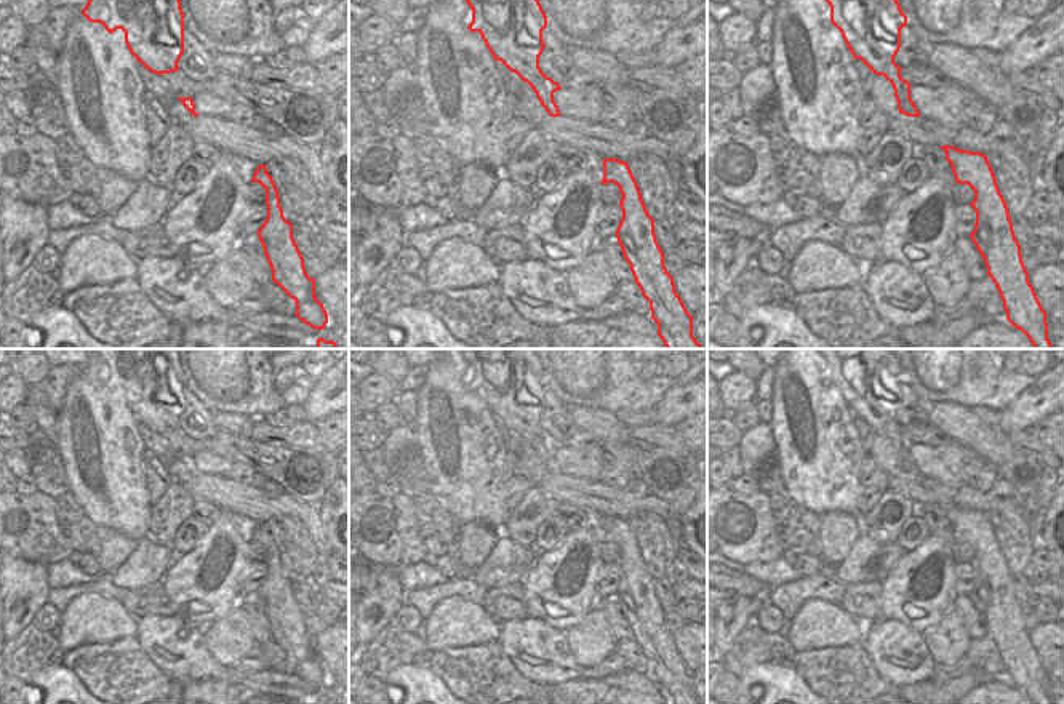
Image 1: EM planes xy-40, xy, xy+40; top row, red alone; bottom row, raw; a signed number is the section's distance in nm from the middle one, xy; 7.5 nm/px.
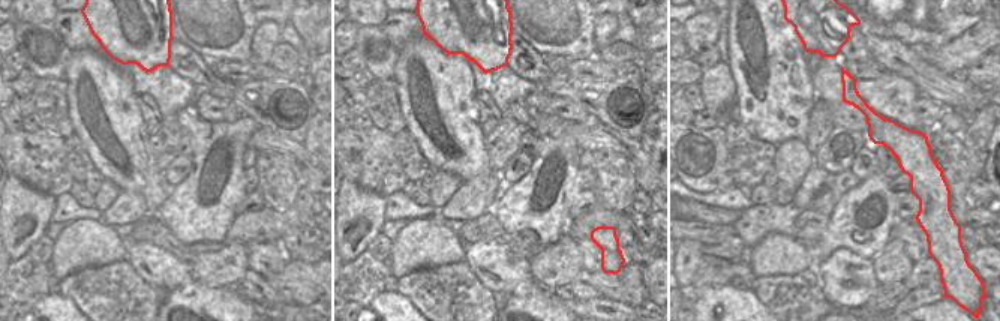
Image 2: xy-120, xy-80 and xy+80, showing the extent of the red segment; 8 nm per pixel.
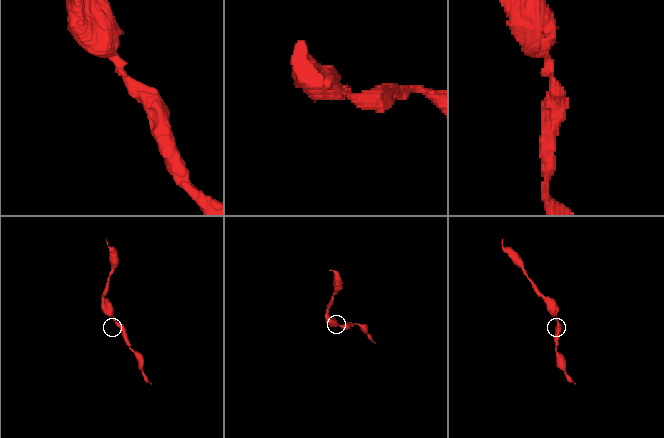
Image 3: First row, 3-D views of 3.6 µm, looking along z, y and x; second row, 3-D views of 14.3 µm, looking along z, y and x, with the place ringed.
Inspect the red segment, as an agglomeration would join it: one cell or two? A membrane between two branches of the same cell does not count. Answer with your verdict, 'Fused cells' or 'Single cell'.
Single cell

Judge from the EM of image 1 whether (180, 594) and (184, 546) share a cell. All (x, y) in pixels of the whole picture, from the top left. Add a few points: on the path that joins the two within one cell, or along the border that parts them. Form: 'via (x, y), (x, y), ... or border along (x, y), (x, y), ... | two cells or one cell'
border along (208, 528), (188, 552), (175, 554) | two cells

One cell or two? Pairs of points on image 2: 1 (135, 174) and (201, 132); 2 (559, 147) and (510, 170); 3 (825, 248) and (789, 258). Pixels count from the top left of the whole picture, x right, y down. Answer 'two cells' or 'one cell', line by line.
1: two cells
2: two cells
3: two cells

